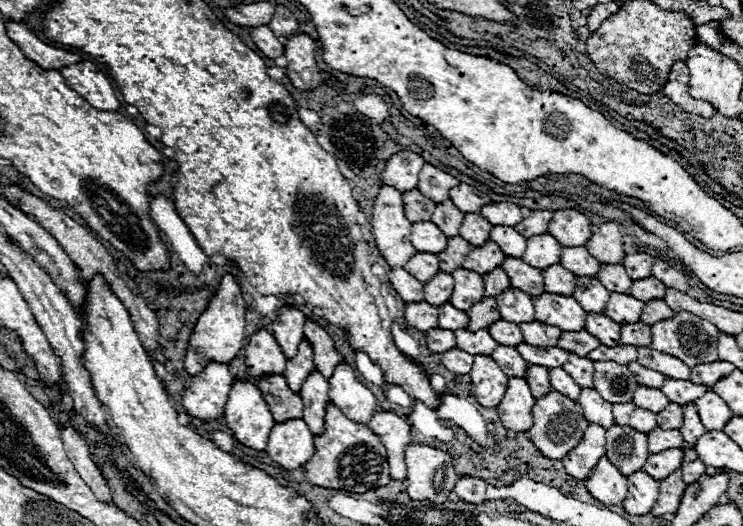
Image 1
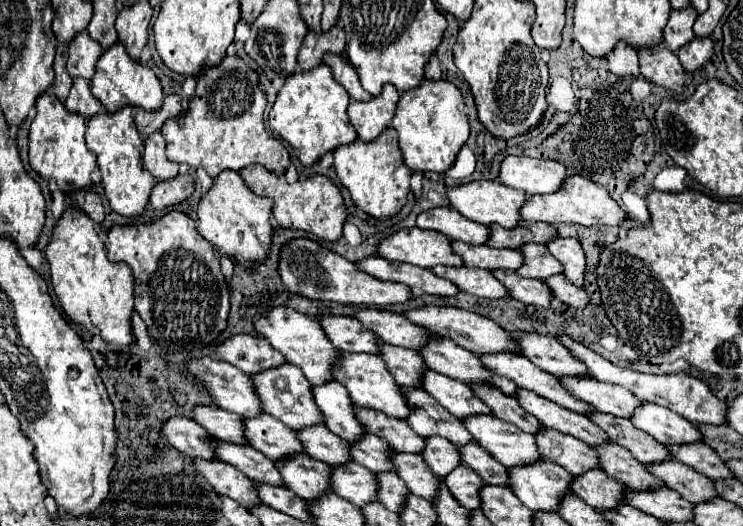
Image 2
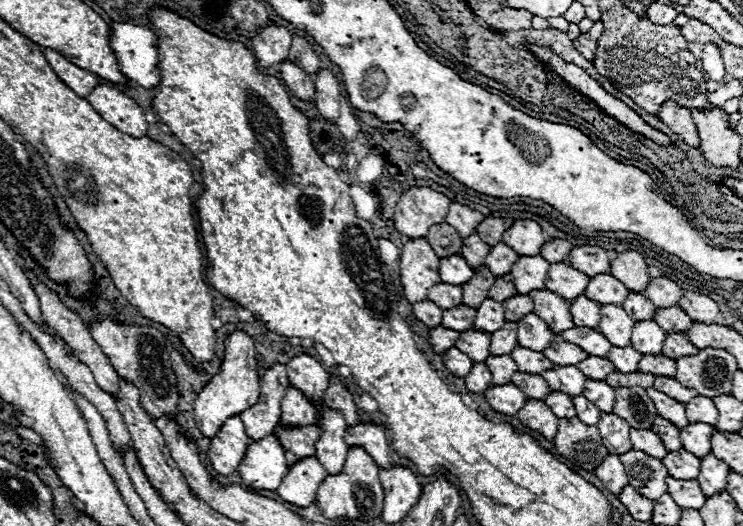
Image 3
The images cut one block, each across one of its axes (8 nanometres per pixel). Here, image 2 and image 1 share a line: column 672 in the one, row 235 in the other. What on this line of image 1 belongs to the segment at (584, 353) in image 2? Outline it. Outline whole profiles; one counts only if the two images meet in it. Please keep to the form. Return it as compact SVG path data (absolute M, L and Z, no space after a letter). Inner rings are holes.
M382 184L372 212L372 228L382 258L392 268L404 268L416 250L410 242L412 222L404 214L402 194L396 188Z

